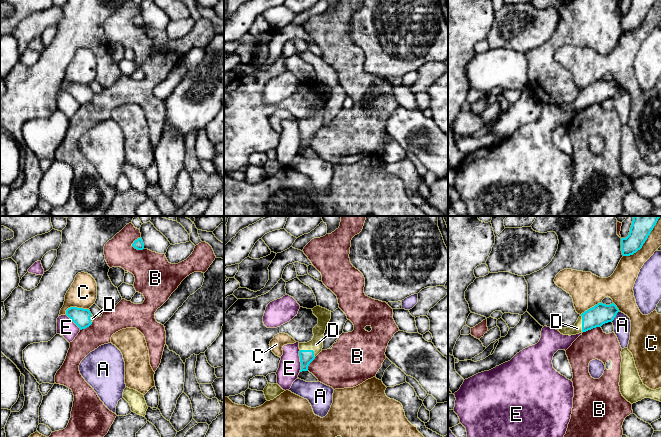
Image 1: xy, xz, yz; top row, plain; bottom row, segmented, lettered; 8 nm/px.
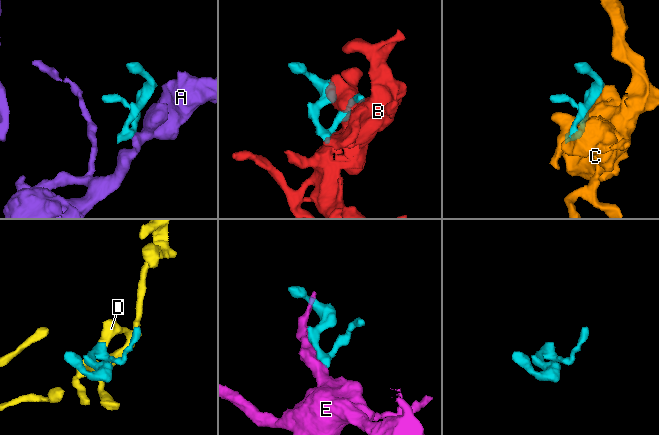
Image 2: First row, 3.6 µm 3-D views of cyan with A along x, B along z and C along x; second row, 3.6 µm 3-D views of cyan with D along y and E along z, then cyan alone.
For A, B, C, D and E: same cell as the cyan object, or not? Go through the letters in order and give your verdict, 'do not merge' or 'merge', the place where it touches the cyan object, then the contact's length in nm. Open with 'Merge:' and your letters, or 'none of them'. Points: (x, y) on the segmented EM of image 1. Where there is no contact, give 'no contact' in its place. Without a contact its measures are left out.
Merge: D
A: do not merge | yz (615, 316) | 110 nm
B: do not merge | xy (133, 243) | 120 nm
C: do not merge | yz (645, 240) | 440 nm
D: merge | xz (309, 350) | 140 nm
E: do not merge | xz (300, 361) | 180 nm

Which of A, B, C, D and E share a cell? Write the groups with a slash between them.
A / B / C / D / E

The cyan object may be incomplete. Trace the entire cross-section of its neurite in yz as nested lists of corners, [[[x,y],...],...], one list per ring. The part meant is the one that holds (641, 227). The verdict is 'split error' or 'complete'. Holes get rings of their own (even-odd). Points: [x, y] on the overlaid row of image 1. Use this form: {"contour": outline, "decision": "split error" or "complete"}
{"contour": [[[634,216],[629,235],[621,238],[623,256],[630,256],[640,250],[656,225],[660,216]]], "decision": "complete"}

